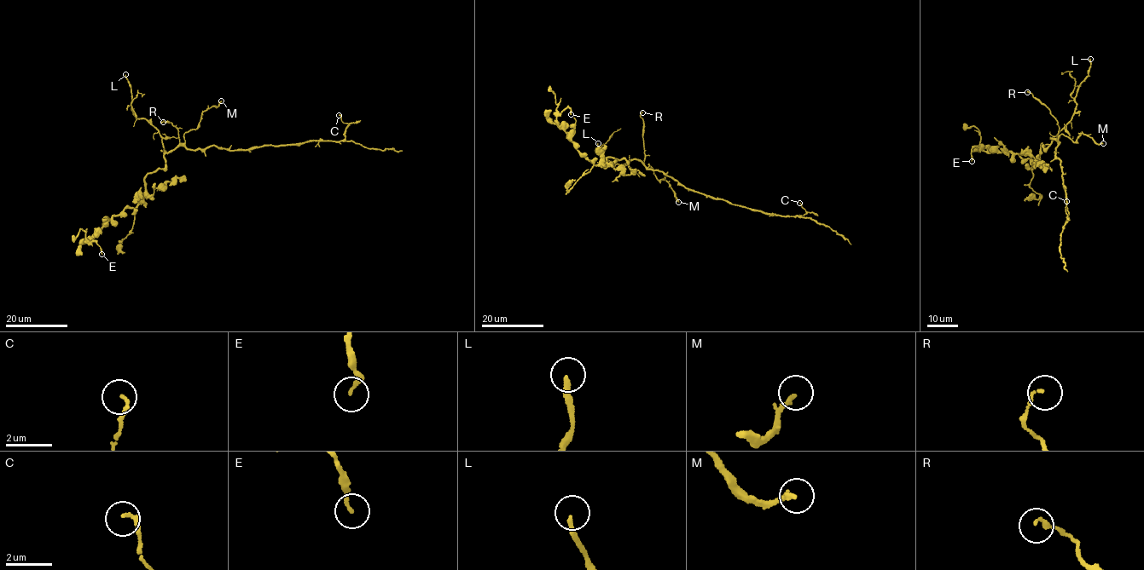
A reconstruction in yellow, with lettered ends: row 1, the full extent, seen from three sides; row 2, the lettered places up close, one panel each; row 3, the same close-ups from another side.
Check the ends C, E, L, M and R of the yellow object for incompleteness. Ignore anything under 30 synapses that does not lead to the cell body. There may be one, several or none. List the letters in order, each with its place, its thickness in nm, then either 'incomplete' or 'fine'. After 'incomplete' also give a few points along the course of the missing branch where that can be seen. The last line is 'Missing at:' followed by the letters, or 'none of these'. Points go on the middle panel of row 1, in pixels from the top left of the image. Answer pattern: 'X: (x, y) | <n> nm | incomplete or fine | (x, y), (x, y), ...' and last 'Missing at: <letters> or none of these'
C: (799, 203) | 140 nm | fine
E: (571, 114) | 150 nm | fine
L: (598, 143) | 180 nm | incomplete | (598, 143), (623, 106), (637, 101), (659, 107), (662, 105), (672, 110), (675, 116), (688, 122)
M: (678, 202) | 190 nm | fine
R: (642, 112) | 140 nm | fine
Missing at: L

